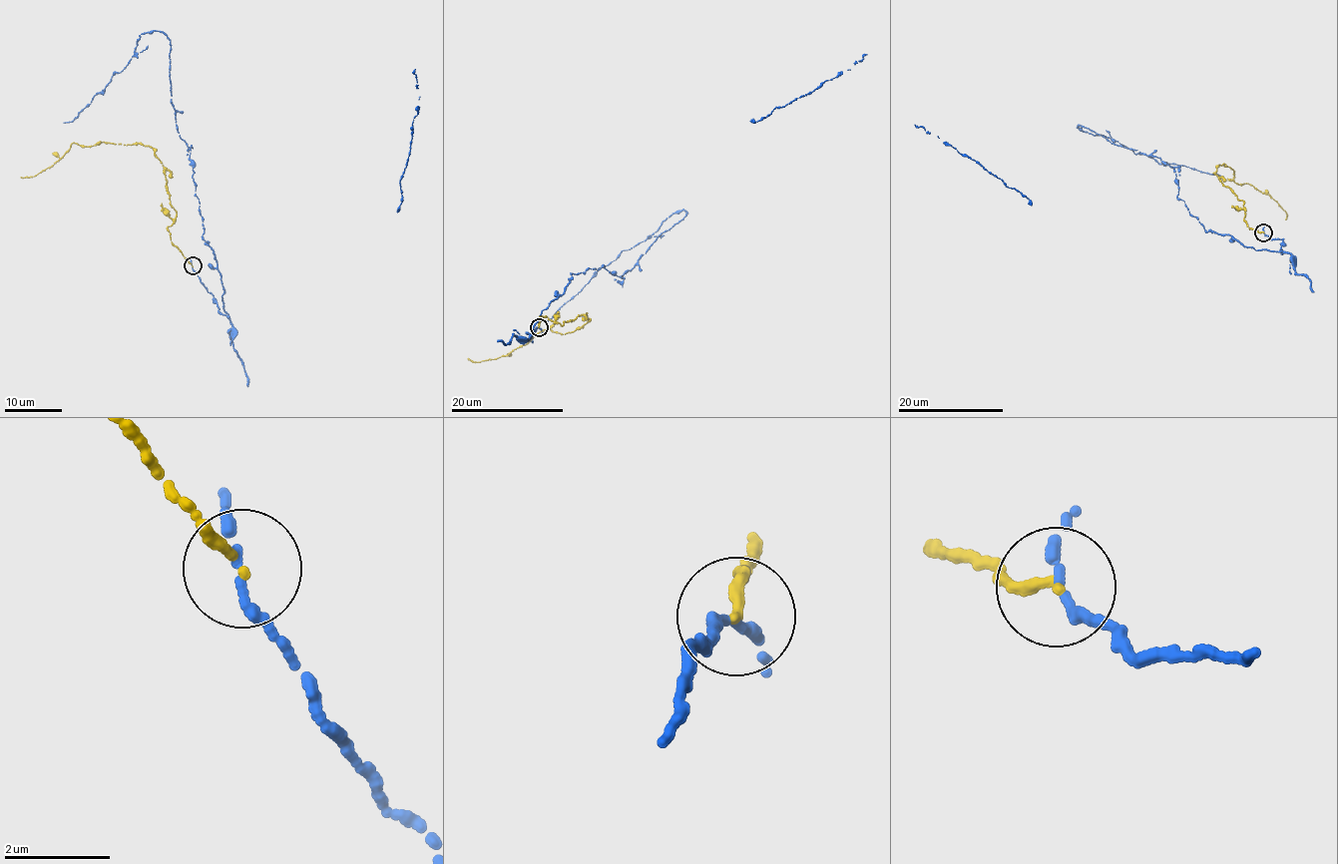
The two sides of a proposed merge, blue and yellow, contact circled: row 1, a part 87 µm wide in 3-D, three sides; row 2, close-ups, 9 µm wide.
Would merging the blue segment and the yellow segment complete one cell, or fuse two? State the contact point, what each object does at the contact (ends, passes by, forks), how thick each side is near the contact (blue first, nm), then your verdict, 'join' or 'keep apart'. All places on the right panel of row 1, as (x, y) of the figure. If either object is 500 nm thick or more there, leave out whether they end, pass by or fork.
(1263, 232) | blue passes by | yellow ends | 130/180 nm | join

